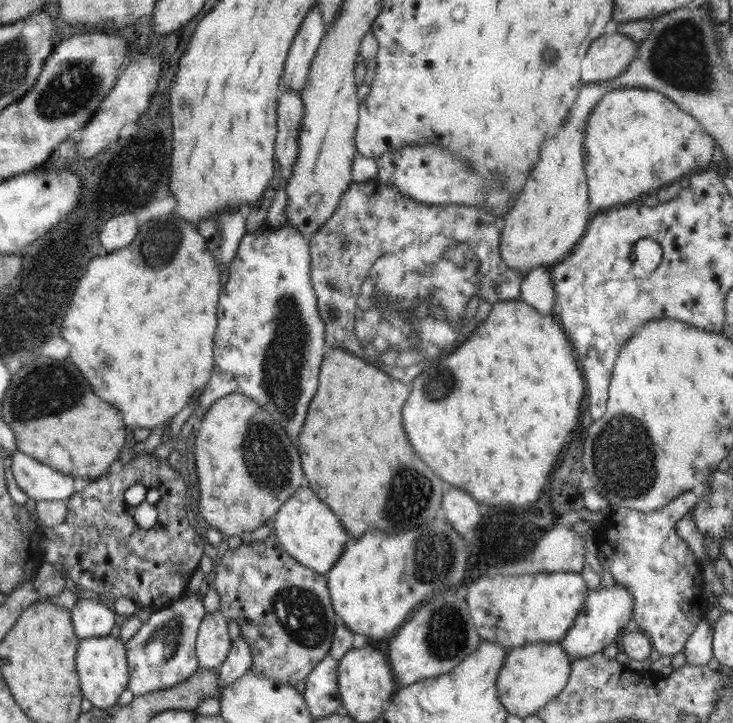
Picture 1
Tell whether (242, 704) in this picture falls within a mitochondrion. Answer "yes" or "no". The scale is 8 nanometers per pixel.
no

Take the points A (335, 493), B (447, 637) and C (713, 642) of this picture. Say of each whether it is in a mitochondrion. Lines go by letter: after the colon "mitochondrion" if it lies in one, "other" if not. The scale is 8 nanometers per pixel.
A: other
B: mitochondrion
C: other

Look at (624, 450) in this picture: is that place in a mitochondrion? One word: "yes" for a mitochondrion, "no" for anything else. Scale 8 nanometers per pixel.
yes

